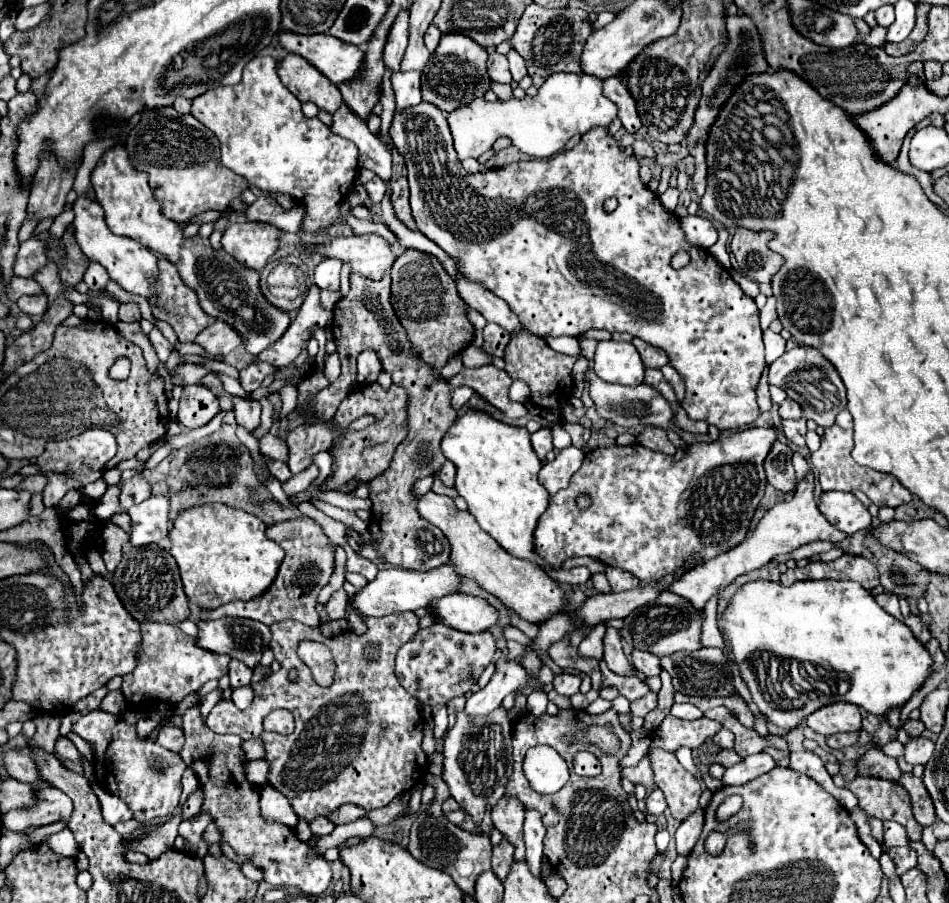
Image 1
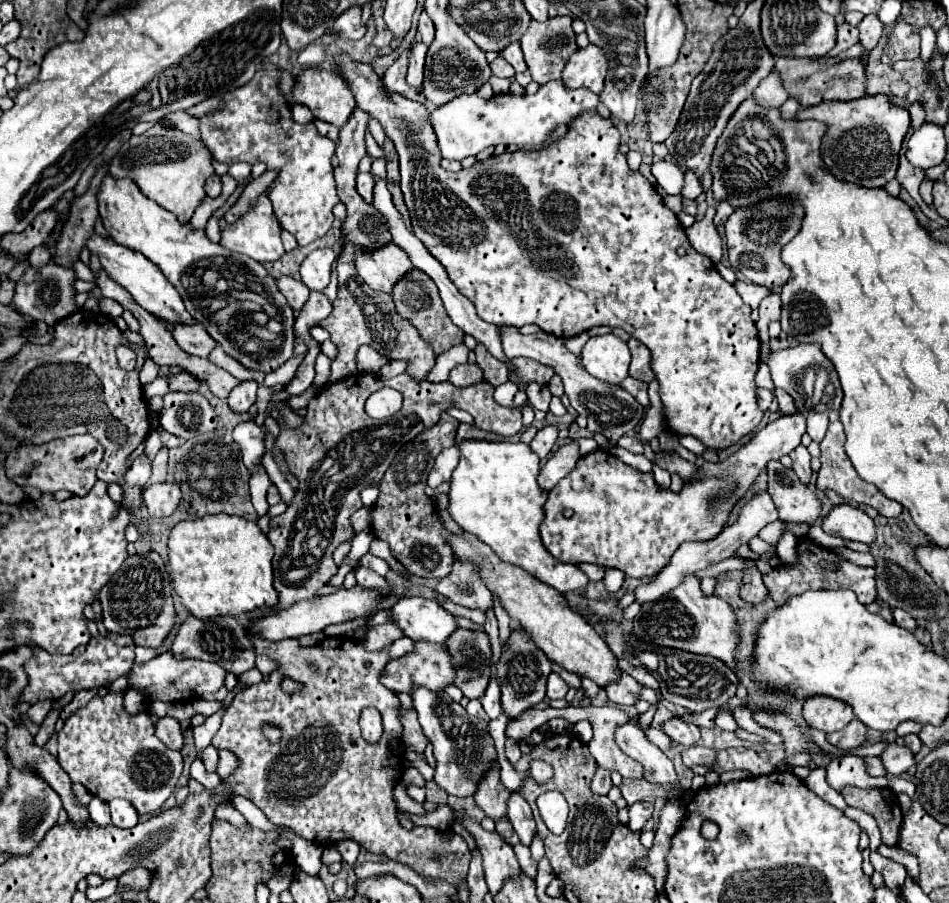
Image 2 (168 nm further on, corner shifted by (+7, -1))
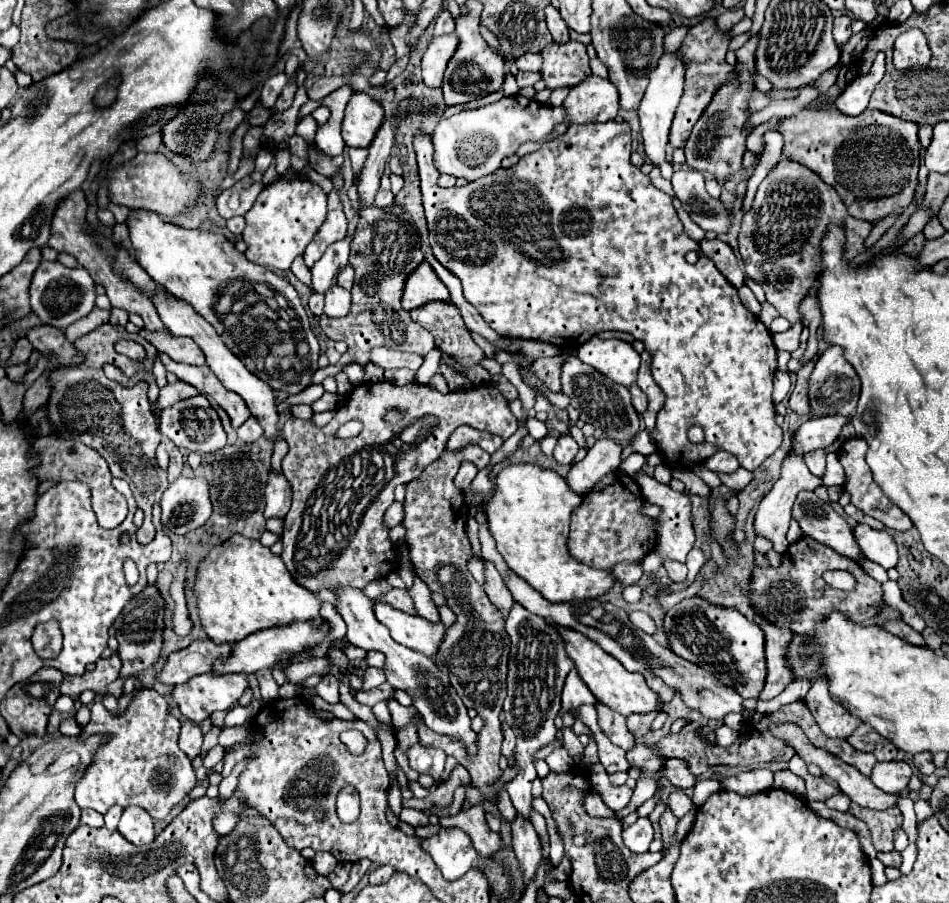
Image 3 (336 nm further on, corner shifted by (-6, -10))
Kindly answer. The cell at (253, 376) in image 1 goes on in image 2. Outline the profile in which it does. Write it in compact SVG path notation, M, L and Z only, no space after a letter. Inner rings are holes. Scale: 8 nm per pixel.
M252 379L242 381L238 387L234 387L234 391L230 391L230 397L228 397L230 409L236 413L246 413L250 405L254 405L256 401L256 389L258 389L258 383Z

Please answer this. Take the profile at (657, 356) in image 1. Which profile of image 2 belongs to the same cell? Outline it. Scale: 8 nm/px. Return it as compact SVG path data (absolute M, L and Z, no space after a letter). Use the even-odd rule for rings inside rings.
M636 339L628 341L630 353L632 353L632 363L630 363L630 375L650 383L654 379L654 371L652 371L652 355L650 349L646 345L642 345Z

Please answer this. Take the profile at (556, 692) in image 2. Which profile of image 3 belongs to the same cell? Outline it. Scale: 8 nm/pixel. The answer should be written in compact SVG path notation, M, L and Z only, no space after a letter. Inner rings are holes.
M573 668L565 680L565 688L563 688L563 710L573 710L577 706L583 704L595 704L595 696L591 694L591 690L583 684L583 680L579 678L579 672Z

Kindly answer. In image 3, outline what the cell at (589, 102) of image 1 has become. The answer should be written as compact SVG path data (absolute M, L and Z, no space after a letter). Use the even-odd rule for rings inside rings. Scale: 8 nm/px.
M519 94L501 98L499 102L487 106L461 110L449 118L443 118L431 134L431 142L435 148L435 168L441 174L451 174L455 178L473 182L499 170L501 160L515 154L521 144L529 140L545 140L559 122L565 122L565 110L561 106L553 108Z

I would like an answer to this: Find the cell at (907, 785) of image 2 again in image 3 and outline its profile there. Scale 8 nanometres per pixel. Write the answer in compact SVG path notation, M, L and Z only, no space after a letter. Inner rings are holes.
M917 800L917 802L915 802L915 816L917 816L917 824L925 822L927 816L931 818L931 816L933 816L933 808L929 806L929 802L925 802L925 800Z

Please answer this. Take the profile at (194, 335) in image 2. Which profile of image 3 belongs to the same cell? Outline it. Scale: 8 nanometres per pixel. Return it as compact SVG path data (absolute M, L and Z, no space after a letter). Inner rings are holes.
M141 329L138 334L145 338L147 342L151 342L157 348L157 352L167 354L175 362L193 364L193 366L205 366L203 352L189 338L179 338L179 336L171 334L169 330L148 332L145 329Z

